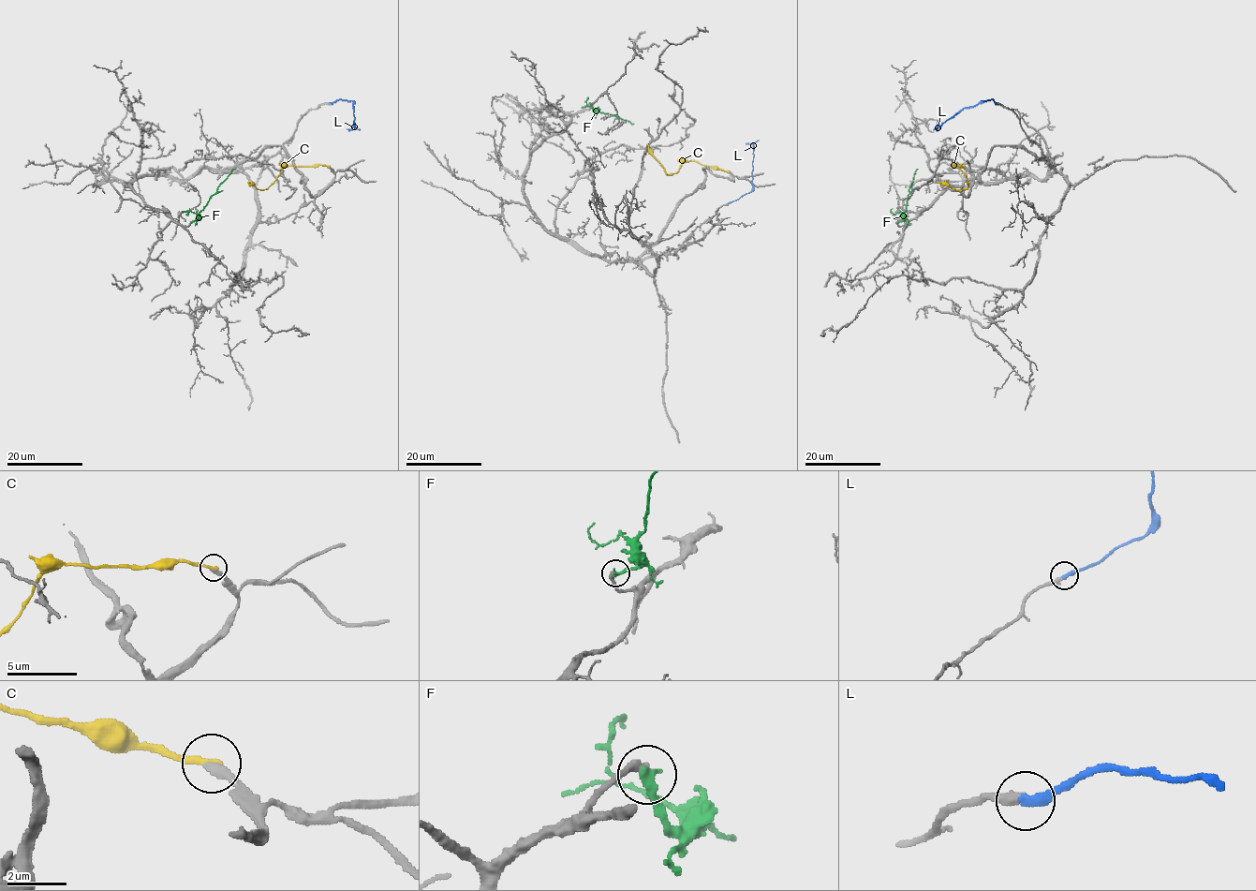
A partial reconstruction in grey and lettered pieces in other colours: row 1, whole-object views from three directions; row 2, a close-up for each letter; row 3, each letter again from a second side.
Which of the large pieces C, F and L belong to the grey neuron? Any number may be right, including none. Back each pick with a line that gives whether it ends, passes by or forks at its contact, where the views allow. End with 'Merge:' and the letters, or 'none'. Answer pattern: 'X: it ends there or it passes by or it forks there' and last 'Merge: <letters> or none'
L: it ends there
Merge: L

